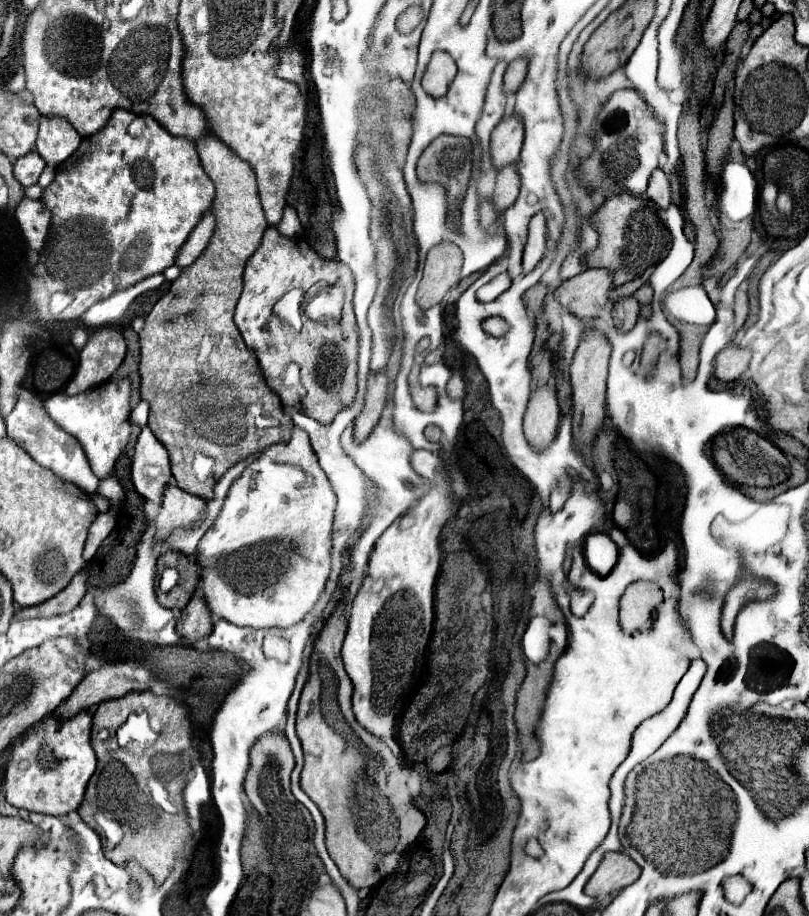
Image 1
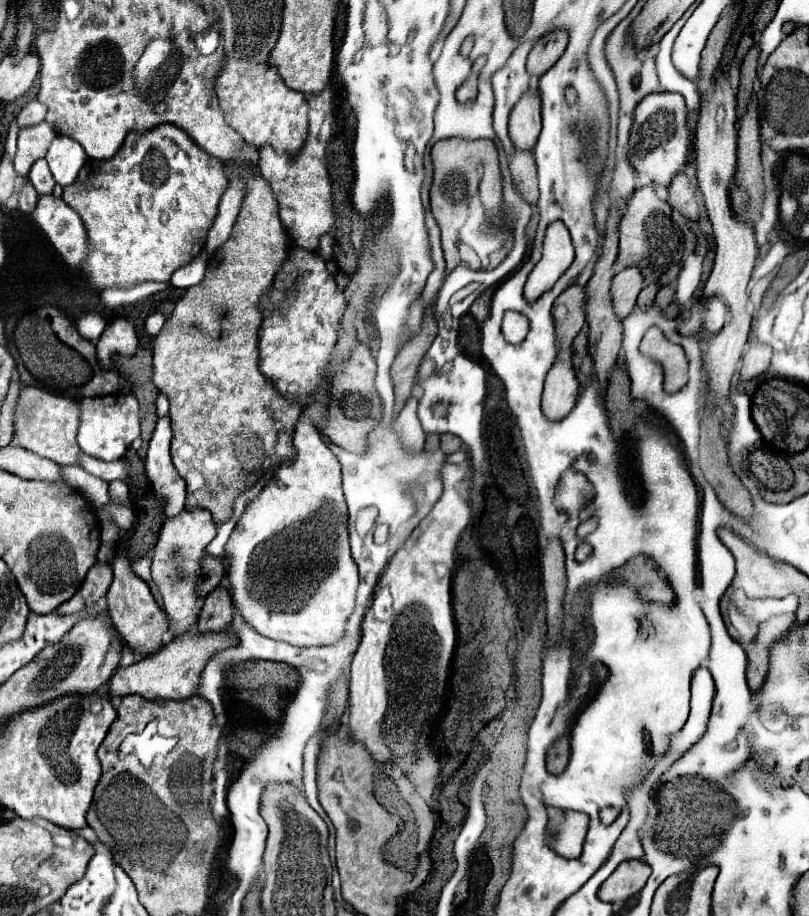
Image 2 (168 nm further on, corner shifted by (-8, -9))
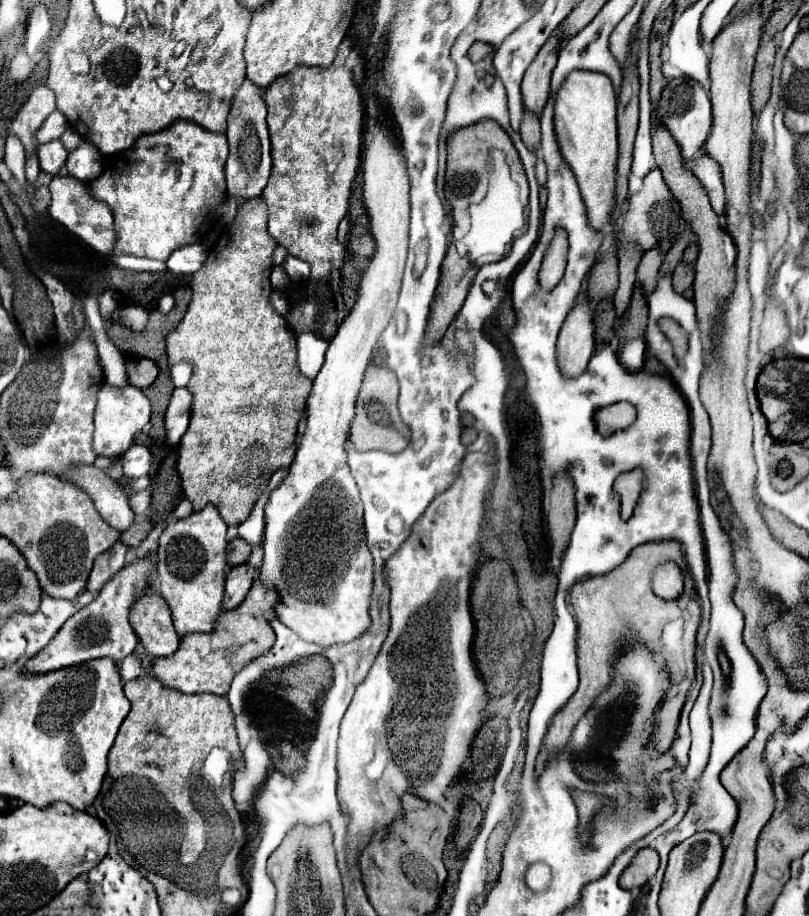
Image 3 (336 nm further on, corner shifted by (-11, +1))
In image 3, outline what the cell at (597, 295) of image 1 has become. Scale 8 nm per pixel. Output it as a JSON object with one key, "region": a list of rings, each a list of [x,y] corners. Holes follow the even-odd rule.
{"region":[[[654,247],[650,251],[644,251],[638,267],[636,267],[636,283],[638,287],[644,291],[644,295],[648,297],[658,281],[658,269],[662,265],[662,255],[660,251]]]}

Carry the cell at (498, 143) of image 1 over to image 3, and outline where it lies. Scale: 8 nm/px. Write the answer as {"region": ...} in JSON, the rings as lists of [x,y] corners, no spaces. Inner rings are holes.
{"region":[[[550,37],[548,43],[540,49],[532,65],[526,69],[524,81],[522,81],[522,103],[524,111],[534,113],[536,117],[542,115],[548,95],[550,95],[550,75],[556,67],[556,49],[558,49],[558,37]]]}

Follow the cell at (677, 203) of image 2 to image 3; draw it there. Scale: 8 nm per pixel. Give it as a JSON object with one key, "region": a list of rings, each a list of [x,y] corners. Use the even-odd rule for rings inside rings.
{"region":[[[702,155],[702,157],[696,157],[688,165],[688,169],[690,169],[690,173],[694,173],[694,177],[706,189],[712,211],[716,215],[724,215],[724,185],[722,185],[722,175],[720,175],[718,163],[714,163],[710,157]]]}

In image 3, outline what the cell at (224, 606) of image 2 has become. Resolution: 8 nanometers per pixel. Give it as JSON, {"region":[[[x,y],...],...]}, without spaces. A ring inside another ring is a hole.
{"region":[[[238,565],[228,571],[226,591],[224,591],[224,599],[222,599],[224,611],[236,609],[244,601],[250,585],[254,581],[254,575],[256,575],[256,569],[252,569],[250,565]]]}

